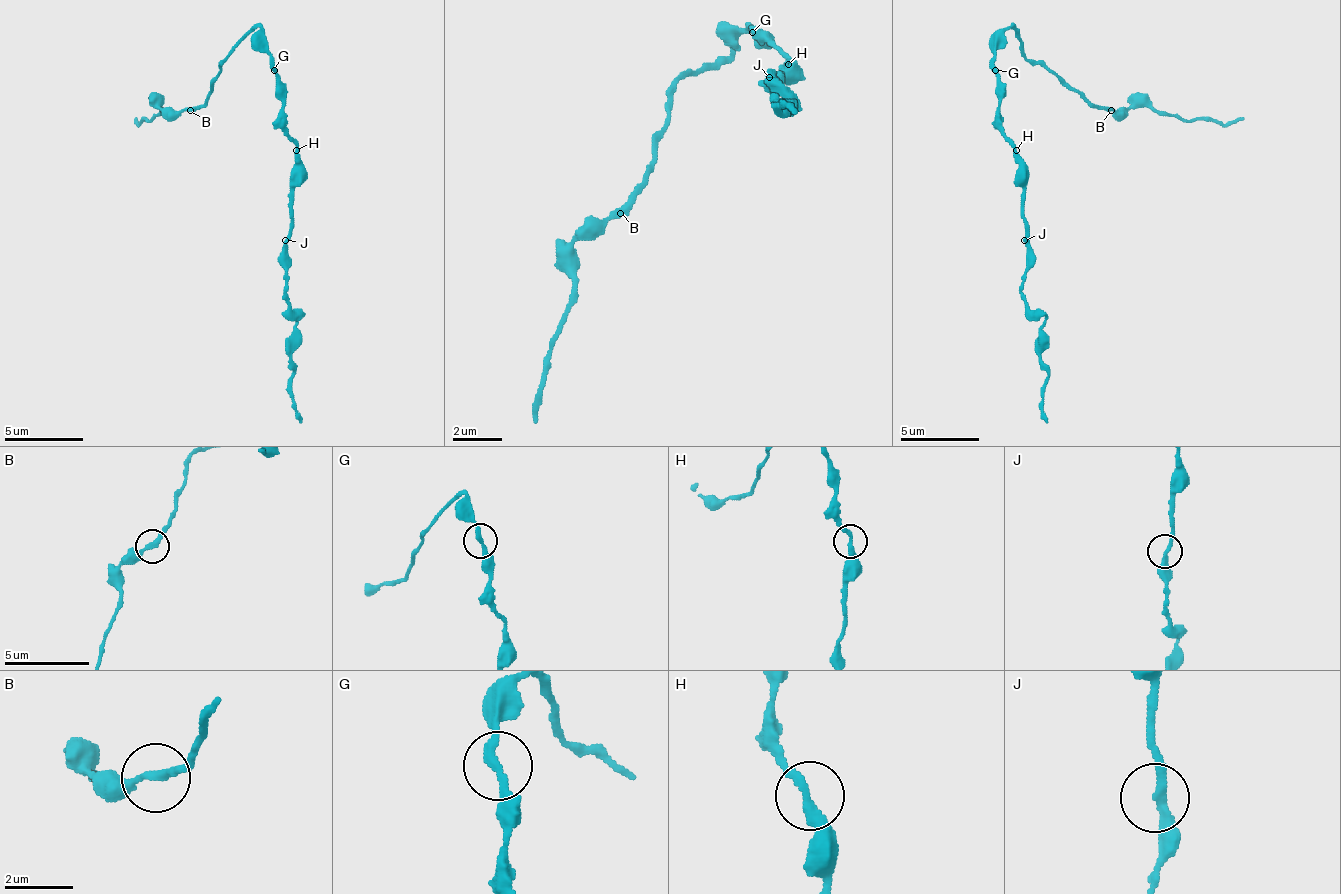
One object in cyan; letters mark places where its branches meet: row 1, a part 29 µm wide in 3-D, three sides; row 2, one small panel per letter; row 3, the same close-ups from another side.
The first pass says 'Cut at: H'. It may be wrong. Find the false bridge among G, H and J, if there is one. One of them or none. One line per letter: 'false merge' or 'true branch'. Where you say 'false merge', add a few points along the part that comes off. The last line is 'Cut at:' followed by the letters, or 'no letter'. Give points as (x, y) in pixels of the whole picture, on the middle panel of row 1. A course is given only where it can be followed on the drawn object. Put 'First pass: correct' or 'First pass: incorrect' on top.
First pass: incorrect
G: true branch
H: true branch
J: true branch
Cut at: no letter

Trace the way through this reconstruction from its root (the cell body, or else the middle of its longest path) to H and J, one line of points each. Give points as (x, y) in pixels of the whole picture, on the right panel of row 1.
H: (996, 71), (1000, 134), (1016, 150)
J: (996, 71), (1000, 134), (1012, 146), (1012, 157), (1020, 165), (1020, 185), (1024, 189), (1024, 240)

